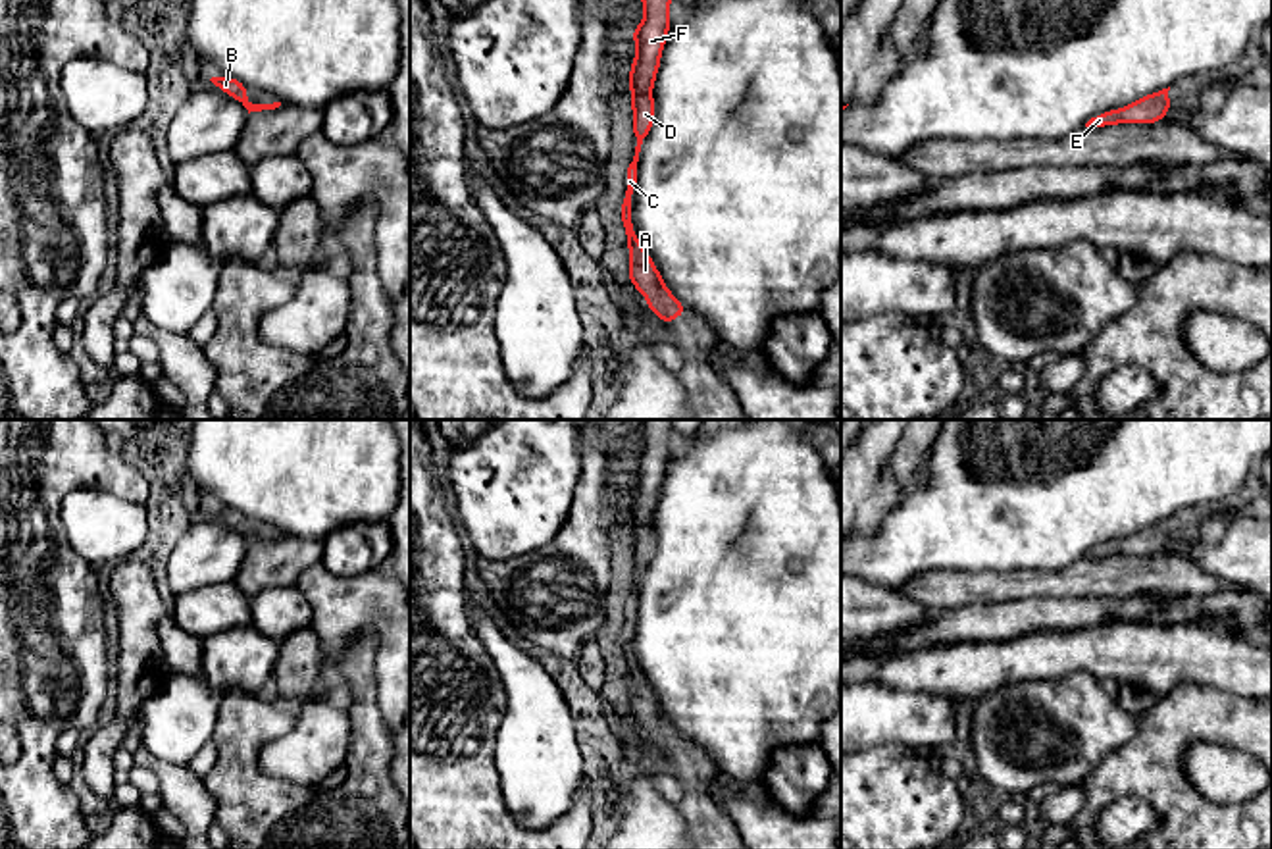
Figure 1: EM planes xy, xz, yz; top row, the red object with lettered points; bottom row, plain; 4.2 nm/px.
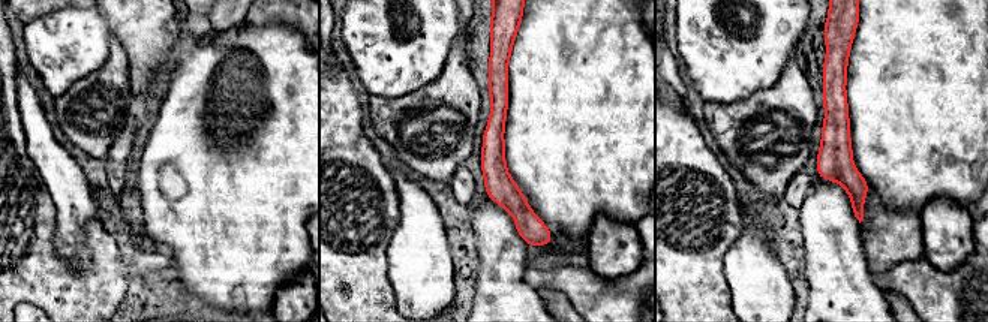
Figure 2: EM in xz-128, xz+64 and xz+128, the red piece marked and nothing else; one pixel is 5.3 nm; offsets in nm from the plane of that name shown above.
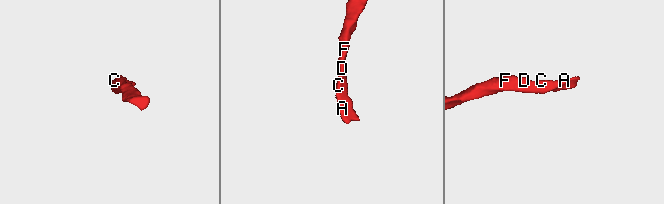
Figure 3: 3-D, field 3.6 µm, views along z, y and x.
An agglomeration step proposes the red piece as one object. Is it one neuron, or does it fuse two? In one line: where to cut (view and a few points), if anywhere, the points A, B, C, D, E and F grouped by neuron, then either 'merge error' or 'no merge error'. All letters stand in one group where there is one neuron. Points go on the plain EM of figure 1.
no cut | A B C D E F | no merge error

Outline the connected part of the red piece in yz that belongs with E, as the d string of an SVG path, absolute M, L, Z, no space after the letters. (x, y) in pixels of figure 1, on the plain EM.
M1168 520L1157 522L1126 539L1099 545L1091 549L1085 558L1107 558L1114 554L1155 554L1160 553L1172 539Z

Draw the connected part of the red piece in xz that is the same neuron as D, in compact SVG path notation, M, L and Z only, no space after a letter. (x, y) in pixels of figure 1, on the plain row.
M643 420L639 431L645 435L645 449L641 456L631 464L631 470L637 474L637 487L631 493L629 504L633 564L637 578L633 593L627 599L625 626L618 651L625 658L625 672L631 687L629 714L645 726L649 739L658 747L658 751L670 755L679 745L689 745L689 741L666 720L649 683L637 670L631 653L631 639L641 576L647 570L654 551L652 514L660 499L664 472L670 464L668 439L674 427L672 420Z

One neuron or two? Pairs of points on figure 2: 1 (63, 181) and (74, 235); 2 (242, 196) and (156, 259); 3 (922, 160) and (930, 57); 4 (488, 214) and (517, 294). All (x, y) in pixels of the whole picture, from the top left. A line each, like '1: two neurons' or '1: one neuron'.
1: one neuron
2: two neurons
3: one neuron
4: one neuron

